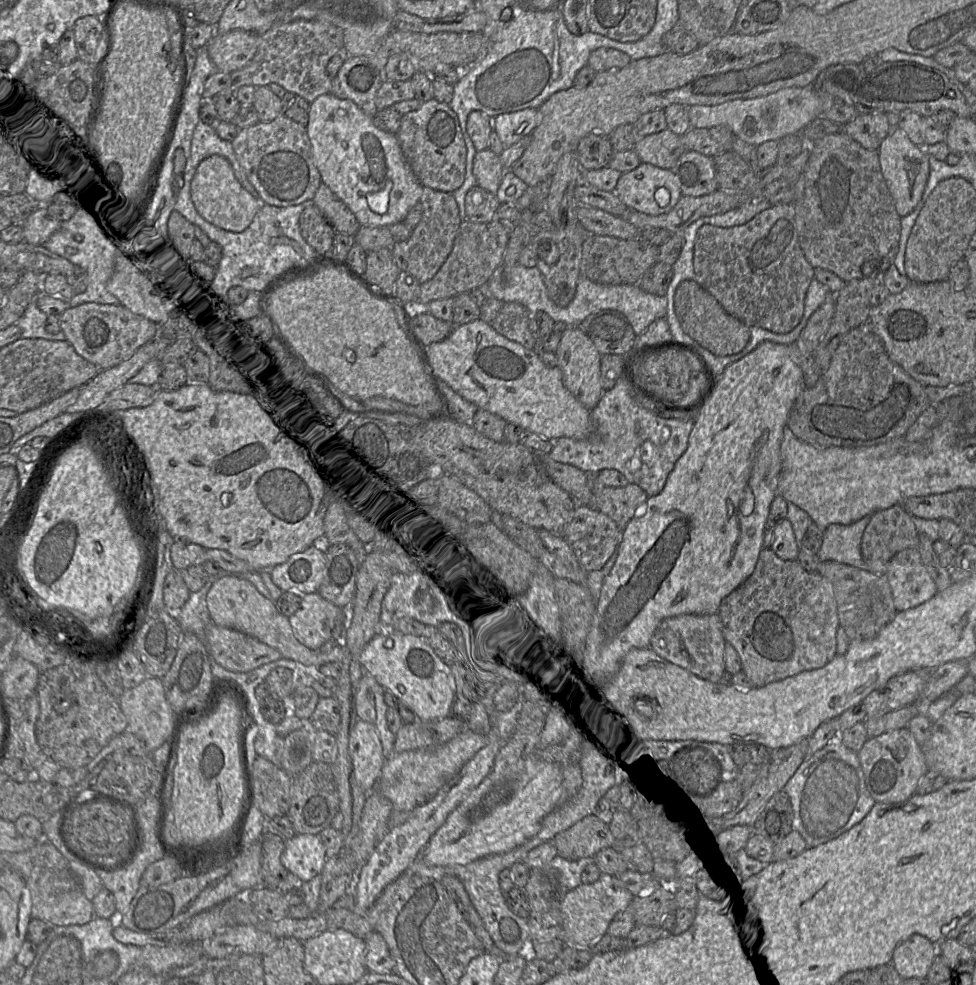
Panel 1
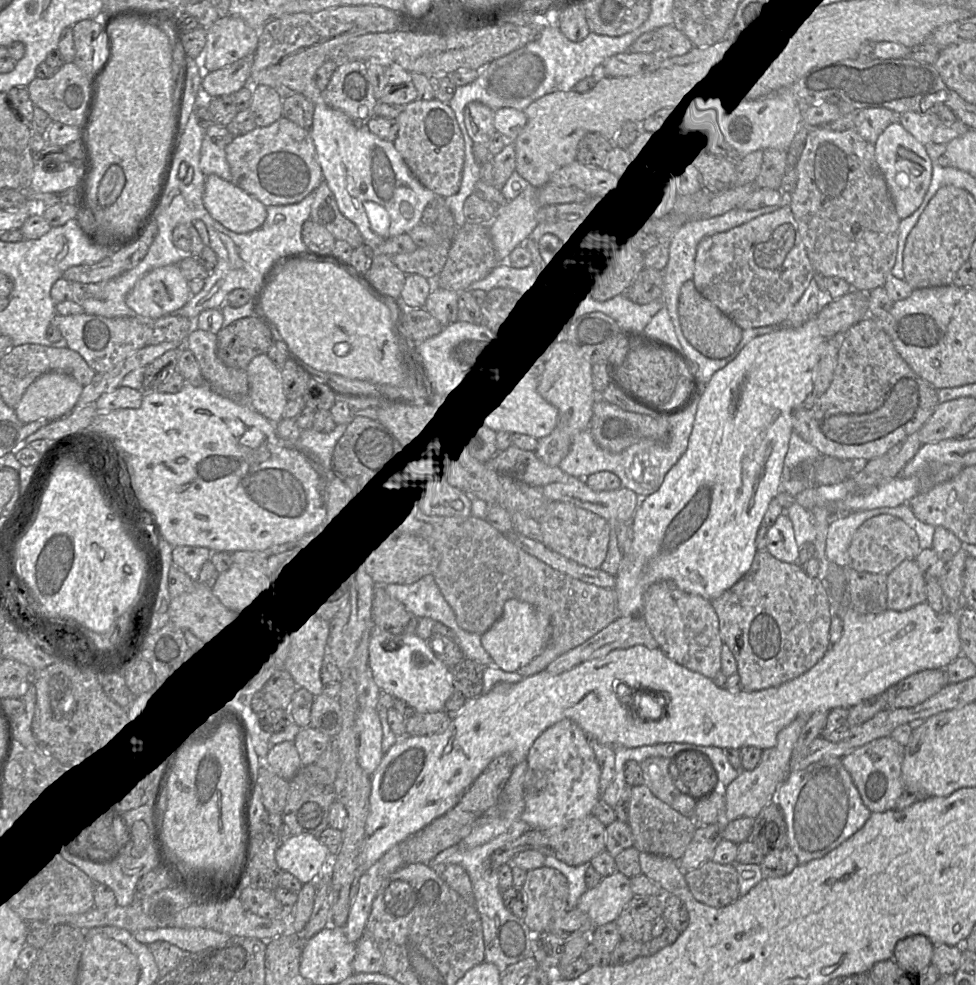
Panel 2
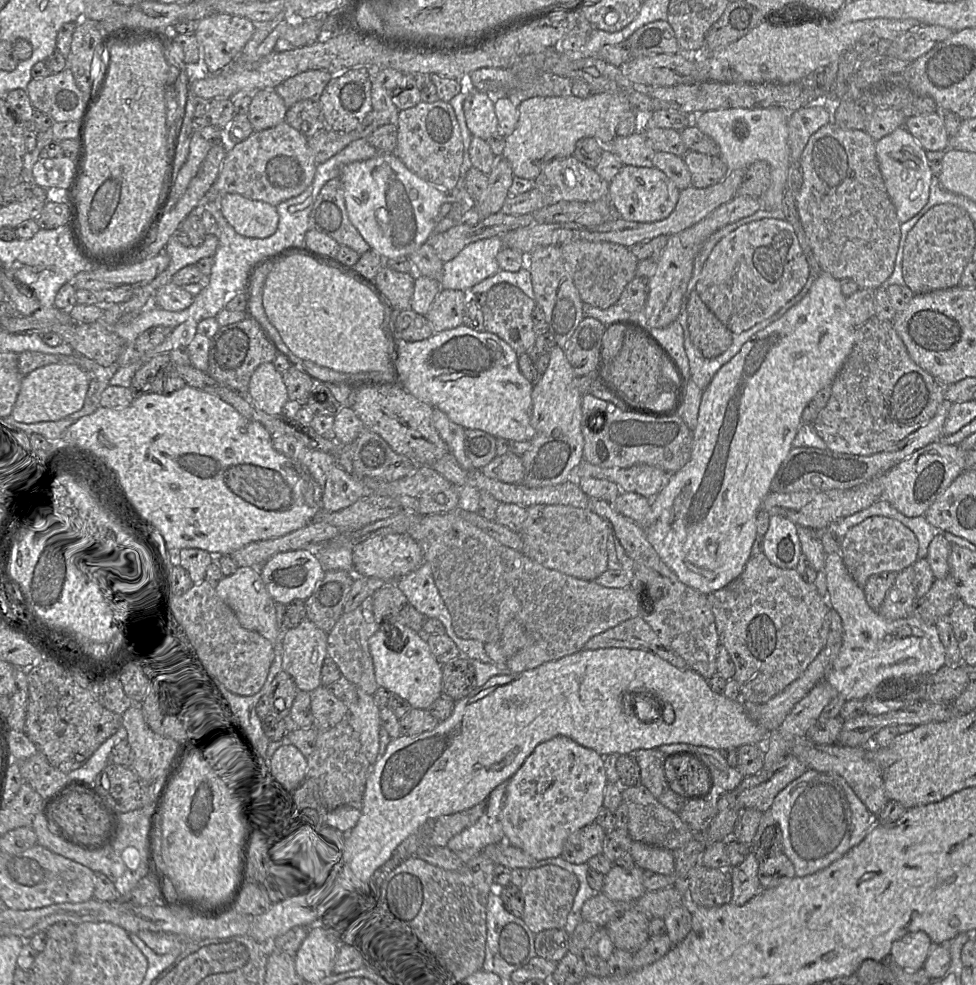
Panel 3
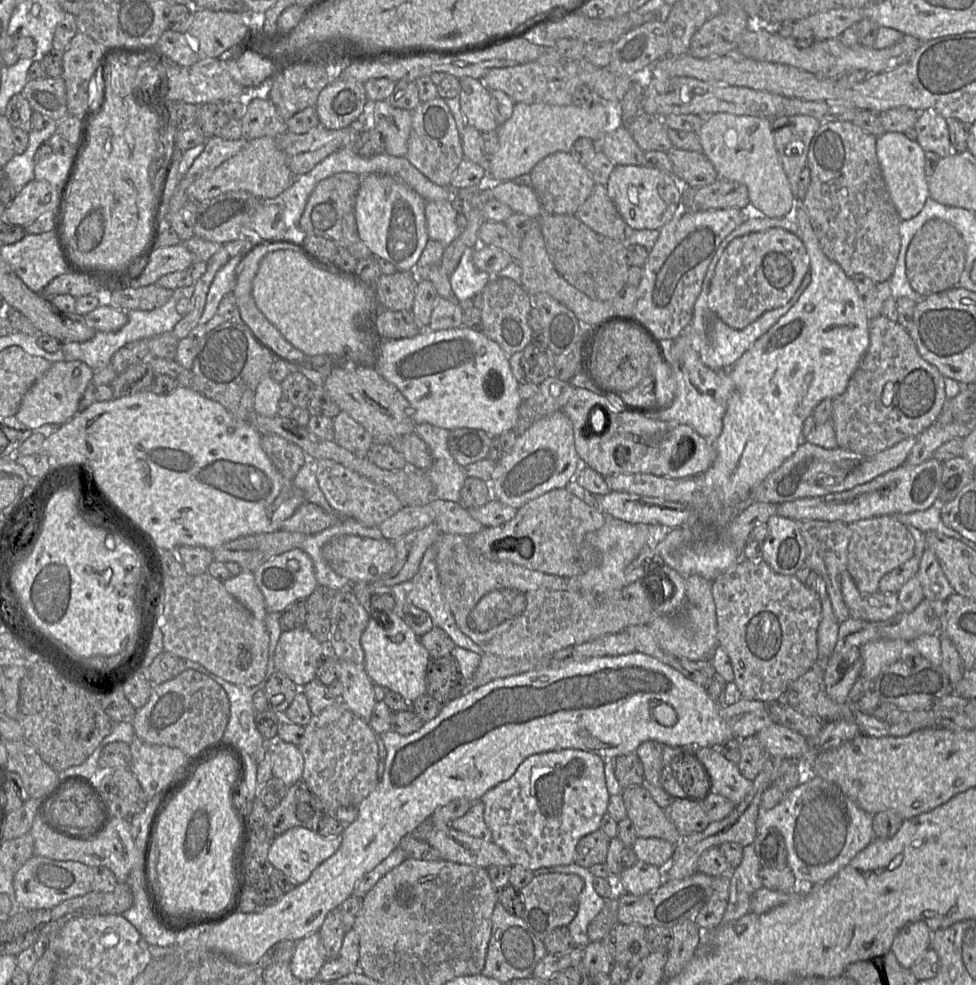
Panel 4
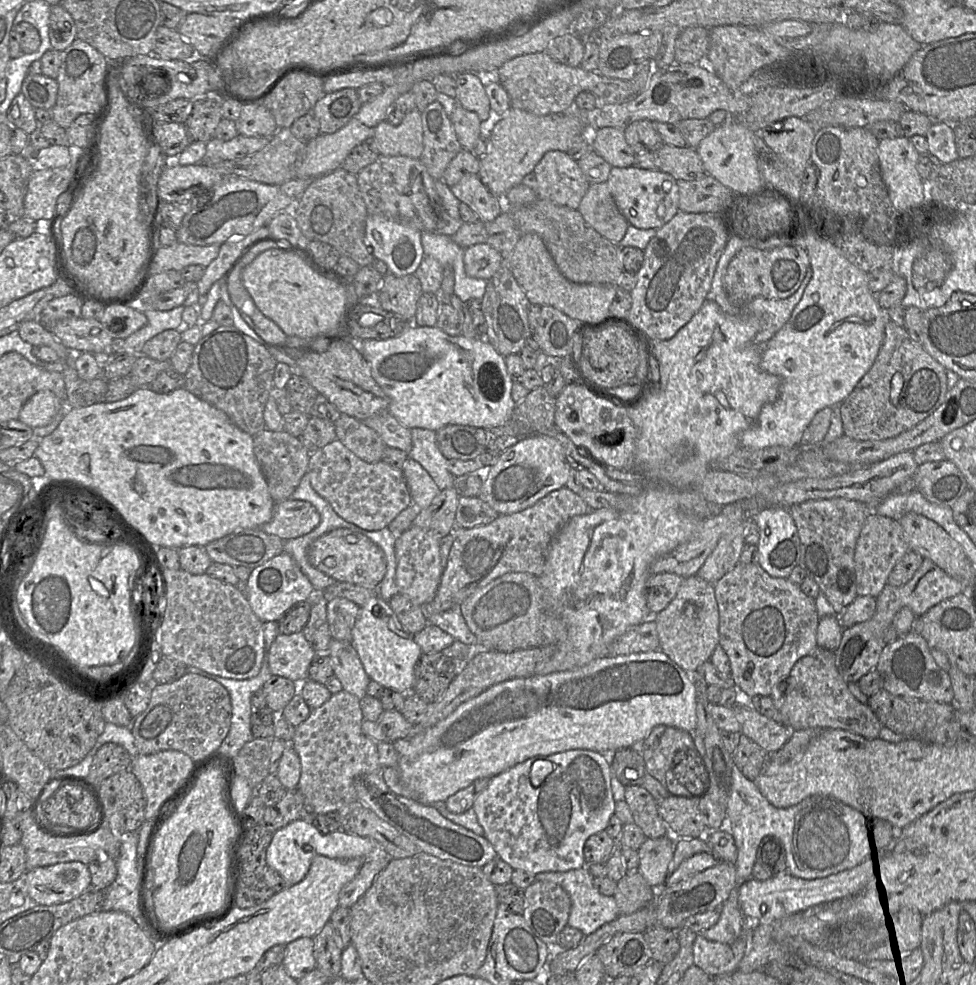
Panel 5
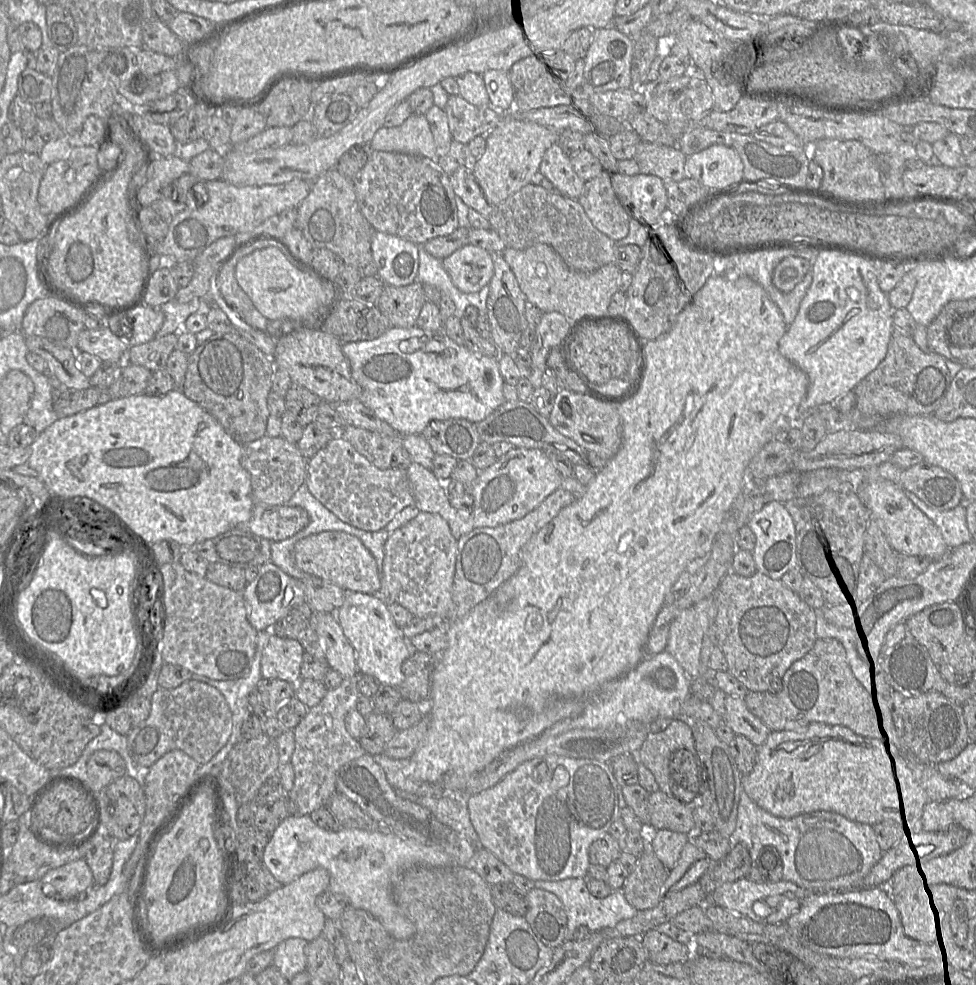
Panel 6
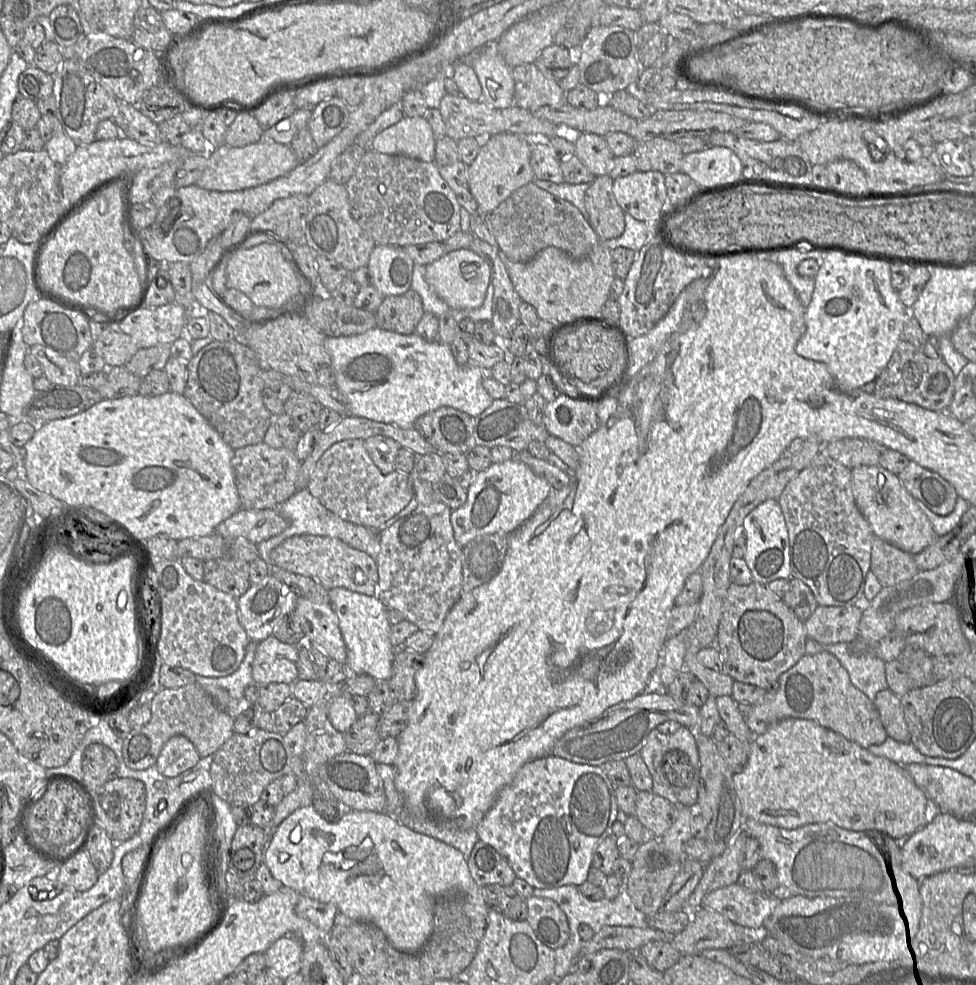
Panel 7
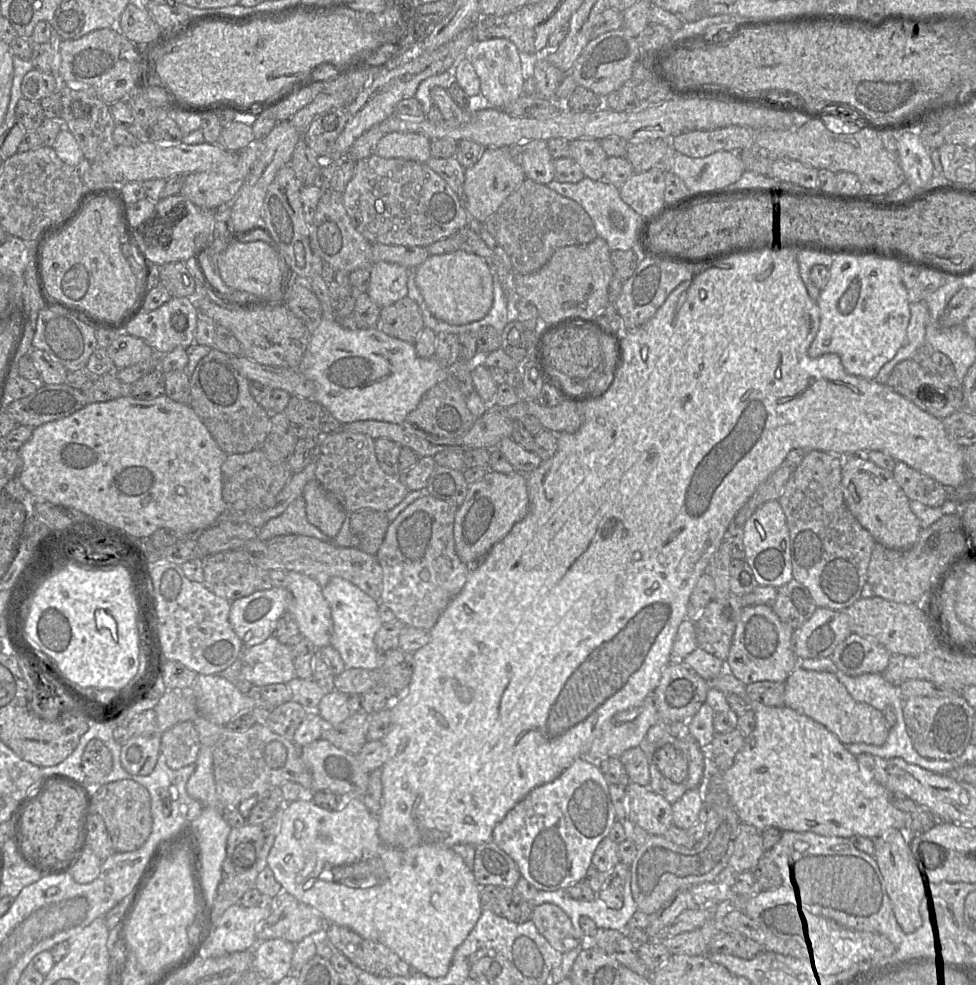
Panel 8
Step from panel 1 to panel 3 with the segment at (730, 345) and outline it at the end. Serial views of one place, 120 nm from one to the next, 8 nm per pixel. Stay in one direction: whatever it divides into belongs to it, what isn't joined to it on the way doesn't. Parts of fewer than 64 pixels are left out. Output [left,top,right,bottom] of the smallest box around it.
[687,290,733,359]

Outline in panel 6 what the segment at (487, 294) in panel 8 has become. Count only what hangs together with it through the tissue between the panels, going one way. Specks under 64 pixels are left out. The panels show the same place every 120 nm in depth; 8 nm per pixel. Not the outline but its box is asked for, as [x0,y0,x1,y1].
[442,244,494,293]

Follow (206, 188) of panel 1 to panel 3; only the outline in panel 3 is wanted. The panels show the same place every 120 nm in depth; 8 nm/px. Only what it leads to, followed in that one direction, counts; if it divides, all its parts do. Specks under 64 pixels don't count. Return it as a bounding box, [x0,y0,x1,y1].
[219,193,278,239]

